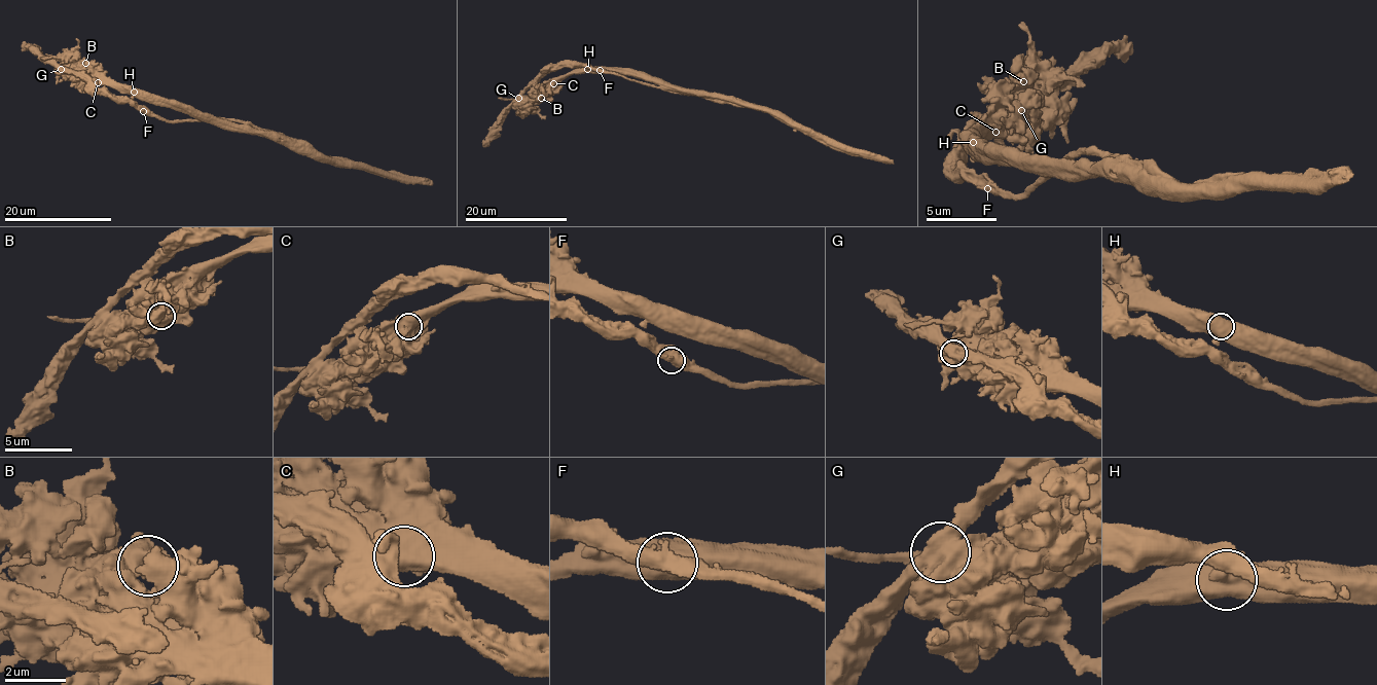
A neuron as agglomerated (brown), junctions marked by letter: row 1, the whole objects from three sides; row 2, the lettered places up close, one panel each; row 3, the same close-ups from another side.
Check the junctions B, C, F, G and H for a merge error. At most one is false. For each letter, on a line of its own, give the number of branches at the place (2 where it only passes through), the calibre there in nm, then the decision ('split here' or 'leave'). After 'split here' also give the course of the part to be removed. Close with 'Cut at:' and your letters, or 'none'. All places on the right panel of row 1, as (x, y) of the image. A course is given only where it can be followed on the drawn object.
B: 3 branches meet; 650 nm thick; leave
C: 3 branches meet; 700 nm thick; leave
F: 2 branches meet; 550 nm thick; leave
G: 3 branches meet; 650 nm thick; split here; foreign part runs (1022, 111), (956, 149), (1016, 195), (1086, 147), (1186, 185), (1351, 178)
H: 2 branches meet; 800 nm thick; leave
Cut at: G

